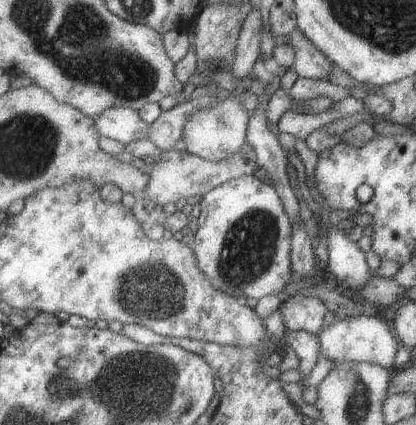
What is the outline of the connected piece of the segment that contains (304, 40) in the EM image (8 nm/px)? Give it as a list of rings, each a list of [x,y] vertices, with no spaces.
[[[300,29],[293,30],[287,43],[296,48],[296,74],[301,78],[329,80],[333,68],[337,65]]]

